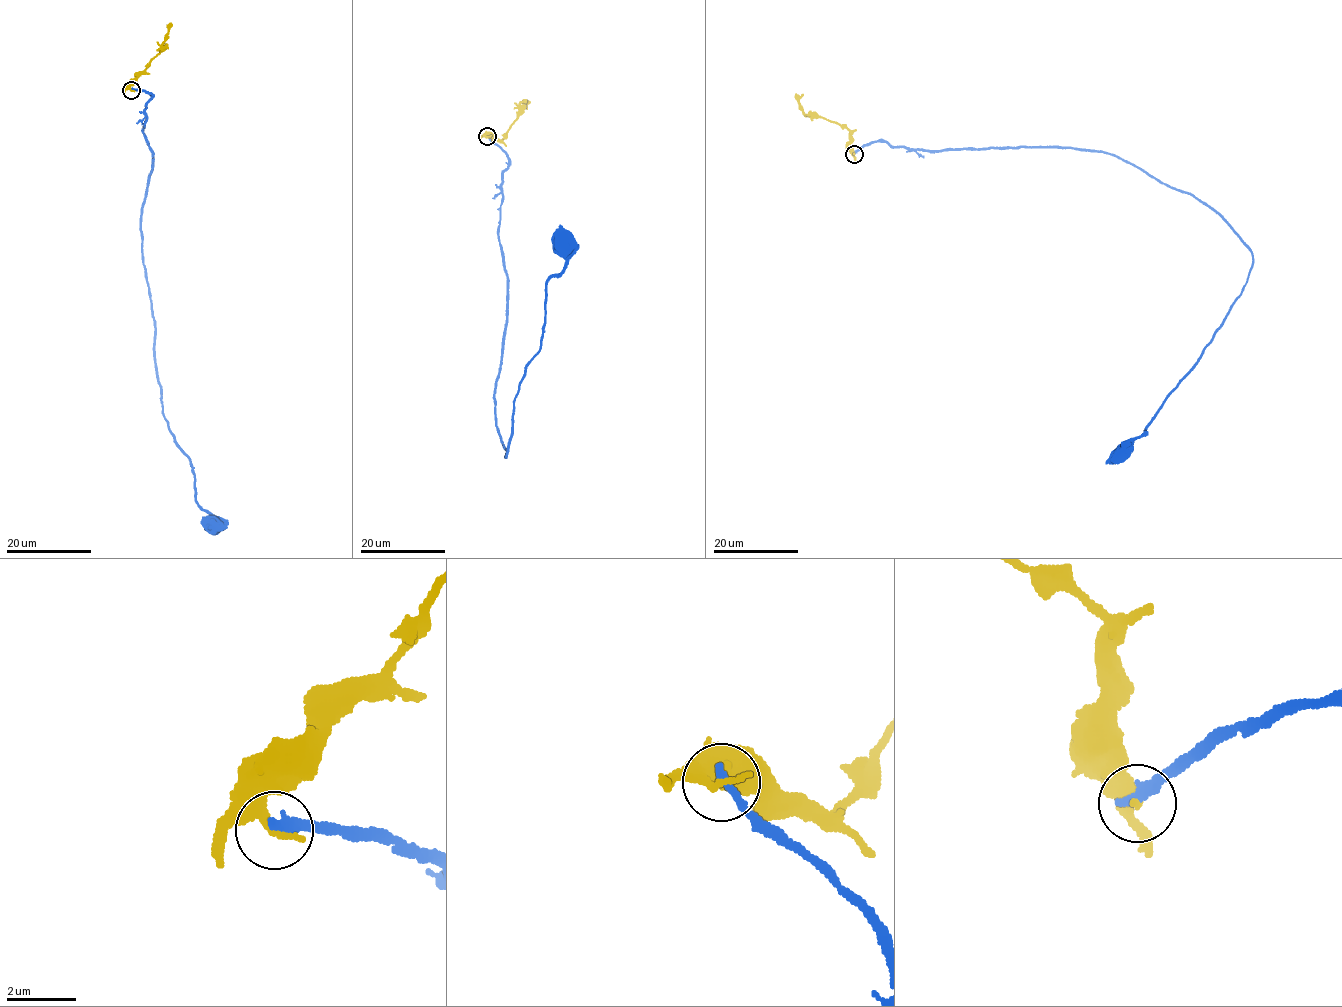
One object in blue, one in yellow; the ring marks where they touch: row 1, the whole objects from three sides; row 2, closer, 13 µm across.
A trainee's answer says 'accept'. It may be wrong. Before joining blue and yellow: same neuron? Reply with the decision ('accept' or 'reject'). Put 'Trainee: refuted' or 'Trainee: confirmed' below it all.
reject
Trainee: refuted

